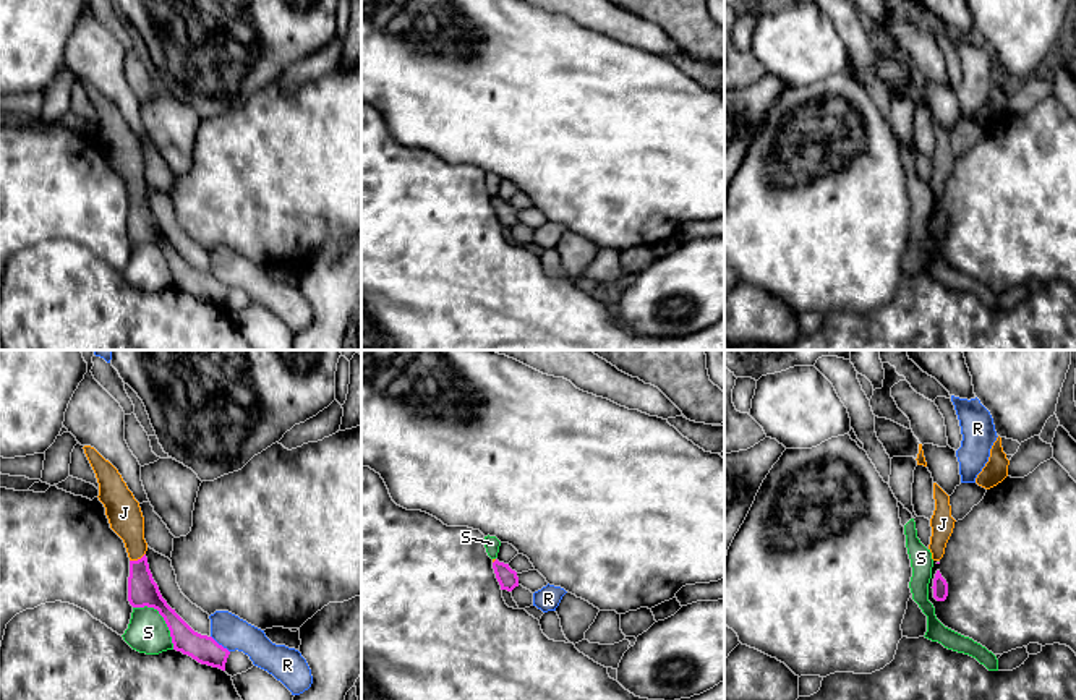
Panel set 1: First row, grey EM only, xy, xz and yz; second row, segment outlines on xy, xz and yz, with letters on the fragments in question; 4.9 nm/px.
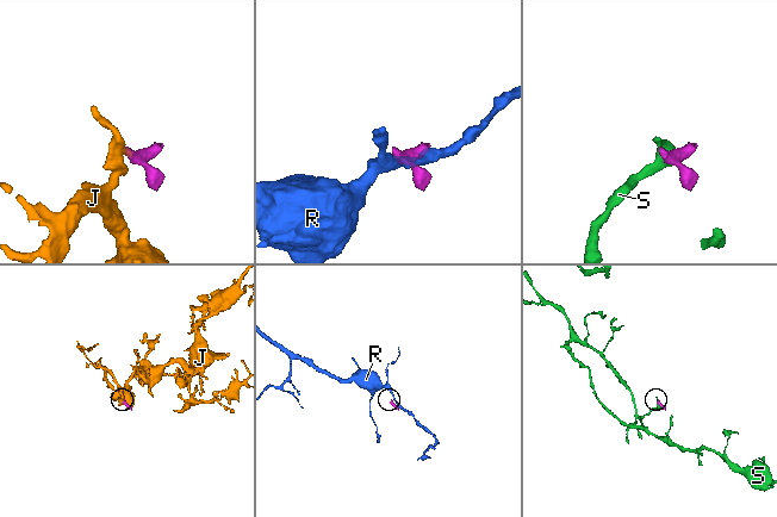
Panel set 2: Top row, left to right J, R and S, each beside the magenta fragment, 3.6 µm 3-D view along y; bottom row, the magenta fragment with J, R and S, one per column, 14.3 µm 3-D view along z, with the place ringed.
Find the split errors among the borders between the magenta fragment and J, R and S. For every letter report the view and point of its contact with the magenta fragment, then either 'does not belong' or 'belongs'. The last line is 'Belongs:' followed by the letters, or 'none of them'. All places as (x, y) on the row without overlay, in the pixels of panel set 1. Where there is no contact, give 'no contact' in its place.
J: meets magenta in xy at (138, 196); belongs
R: meets magenta in xy at (221, 282); does not belong
S: meets magenta in xy at (162, 253); does not belong
Belongs: J

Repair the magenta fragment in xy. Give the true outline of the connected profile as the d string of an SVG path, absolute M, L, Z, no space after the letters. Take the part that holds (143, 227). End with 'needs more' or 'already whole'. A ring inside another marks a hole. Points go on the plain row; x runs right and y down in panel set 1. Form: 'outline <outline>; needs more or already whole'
outline M91 83L83 86L96 110L99 120L97 134L105 144L110 165L123 177L130 194L130 241L159 248L170 267L173 287L191 293L201 301L225 308L230 288L212 274L194 269L162 235L146 194L147 180L144 177L144 154L139 139L109 97Z; needs more

